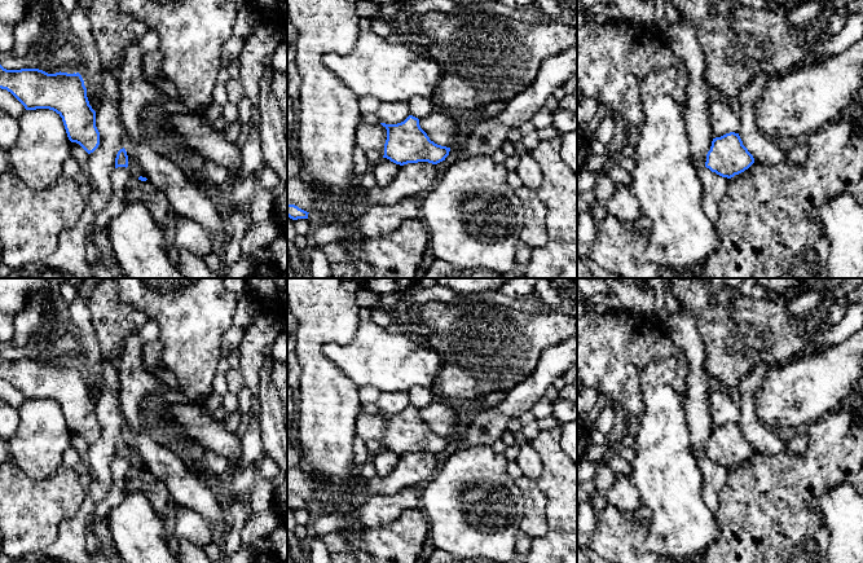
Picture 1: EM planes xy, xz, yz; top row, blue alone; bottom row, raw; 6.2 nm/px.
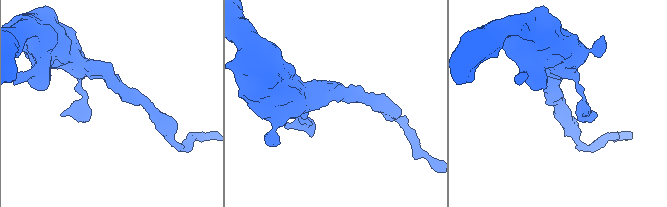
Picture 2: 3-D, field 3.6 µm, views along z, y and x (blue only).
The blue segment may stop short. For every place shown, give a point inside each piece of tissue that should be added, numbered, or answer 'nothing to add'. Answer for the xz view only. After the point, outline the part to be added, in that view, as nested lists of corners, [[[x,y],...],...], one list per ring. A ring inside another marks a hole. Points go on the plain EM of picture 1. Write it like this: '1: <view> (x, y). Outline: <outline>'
nothing to add

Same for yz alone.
nothing to add

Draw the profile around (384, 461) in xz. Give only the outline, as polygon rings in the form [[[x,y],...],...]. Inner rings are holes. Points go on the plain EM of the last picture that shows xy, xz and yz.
[[[382,448],[371,457],[371,462],[375,467],[375,475],[379,478],[389,476],[393,472],[400,457],[400,454],[396,454],[387,448]]]

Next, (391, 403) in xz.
[[[382,392],[377,406],[380,413],[397,414],[404,412],[410,405],[408,392]]]

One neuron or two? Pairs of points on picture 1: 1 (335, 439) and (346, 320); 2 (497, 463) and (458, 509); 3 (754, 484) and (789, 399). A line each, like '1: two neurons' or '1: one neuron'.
1: one neuron
2: one neuron
3: two neurons

